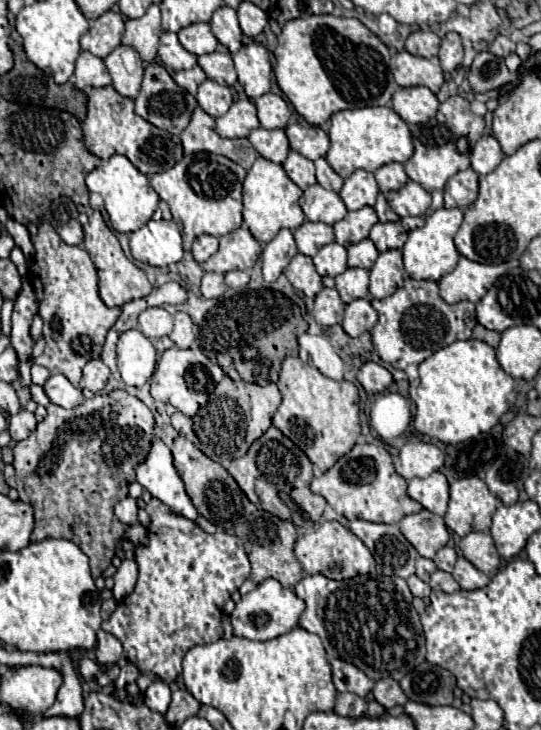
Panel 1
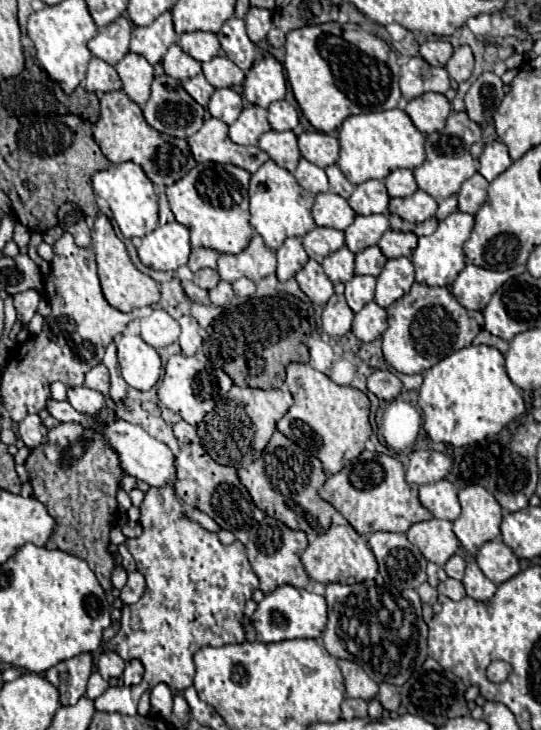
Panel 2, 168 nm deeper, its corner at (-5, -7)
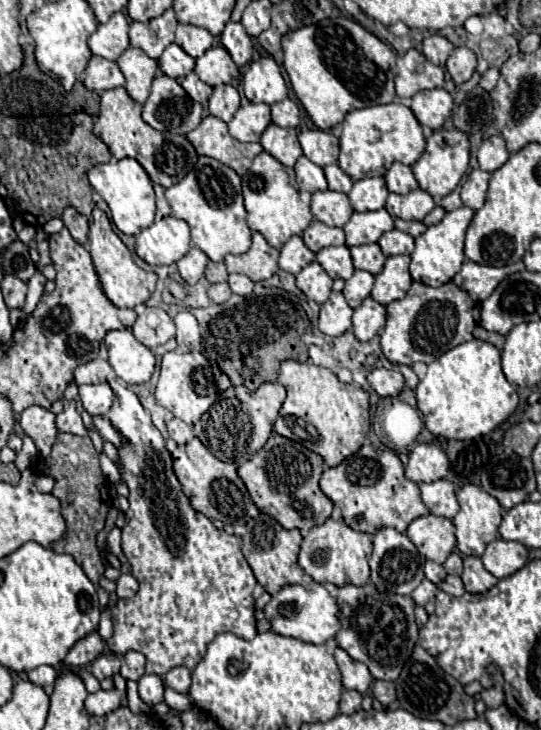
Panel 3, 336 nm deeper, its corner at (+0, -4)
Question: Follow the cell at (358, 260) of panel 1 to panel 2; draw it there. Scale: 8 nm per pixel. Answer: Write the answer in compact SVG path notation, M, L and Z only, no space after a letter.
M377 246L365 248L363 252L355 254L355 272L357 274L369 274L369 276L379 276L387 258Z

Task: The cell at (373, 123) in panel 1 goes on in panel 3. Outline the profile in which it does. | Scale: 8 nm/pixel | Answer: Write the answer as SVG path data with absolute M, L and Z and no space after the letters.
M400 103L374 105L366 109L350 111L342 121L340 135L340 159L338 167L352 179L364 179L368 175L384 175L392 163L400 161L412 165L424 153L424 135L422 127L416 121L414 113Z

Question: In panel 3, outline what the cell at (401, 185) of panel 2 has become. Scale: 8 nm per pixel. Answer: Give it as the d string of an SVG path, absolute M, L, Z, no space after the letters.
M394 163L386 171L384 179L386 179L388 191L392 191L392 193L410 193L410 191L418 189L418 183L414 179L412 169L408 165L404 165L404 163Z

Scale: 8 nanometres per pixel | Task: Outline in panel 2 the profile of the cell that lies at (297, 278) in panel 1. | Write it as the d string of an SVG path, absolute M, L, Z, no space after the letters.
M309 260L299 272L297 272L299 288L311 298L313 304L325 306L327 300L333 296L333 282L327 280L327 274L323 272L321 264L315 260Z

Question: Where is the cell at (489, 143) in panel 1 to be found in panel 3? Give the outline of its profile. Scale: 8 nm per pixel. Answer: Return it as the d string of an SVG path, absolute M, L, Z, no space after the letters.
M494 135L494 137L488 137L480 149L478 149L478 165L482 171L486 173L492 173L496 171L498 167L502 167L506 161L508 161L510 153L506 149L506 143L502 141L500 135Z

